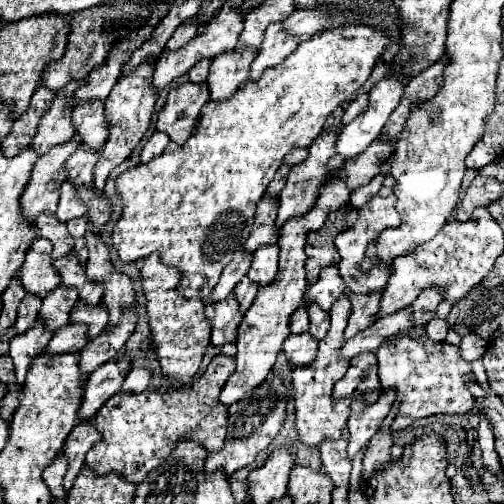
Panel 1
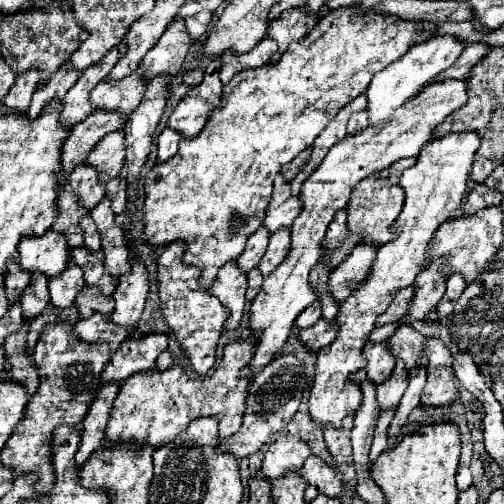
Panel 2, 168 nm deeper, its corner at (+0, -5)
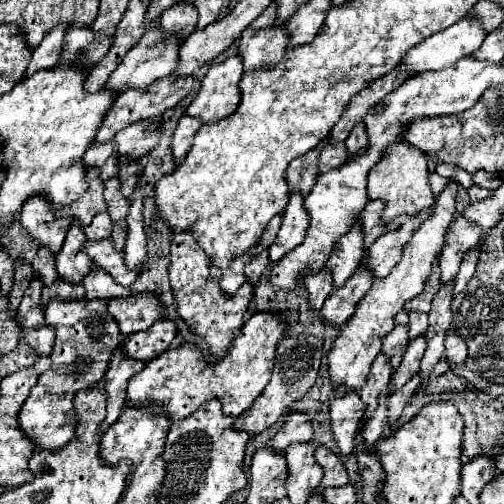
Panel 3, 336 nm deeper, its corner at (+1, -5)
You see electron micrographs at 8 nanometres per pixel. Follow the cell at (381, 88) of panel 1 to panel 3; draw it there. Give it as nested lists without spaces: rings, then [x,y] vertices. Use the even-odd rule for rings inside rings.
[[[467,17],[467,19],[461,19],[457,23],[453,23],[451,27],[435,33],[433,37],[427,37],[423,43],[415,45],[401,61],[401,69],[409,69],[411,75],[417,75],[417,73],[425,73],[425,71],[437,71],[437,69],[445,69],[449,65],[455,65],[461,57],[467,57],[471,53],[475,53],[483,39],[487,37],[487,31],[483,29],[481,21],[475,19],[475,17]]]

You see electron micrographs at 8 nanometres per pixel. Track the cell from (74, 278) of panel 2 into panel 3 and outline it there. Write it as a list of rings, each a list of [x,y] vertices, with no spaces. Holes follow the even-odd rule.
[[[75,219],[67,237],[65,237],[61,253],[57,253],[57,271],[59,271],[59,277],[67,283],[73,283],[73,285],[81,283],[83,277],[93,267],[91,257],[87,253],[83,253],[85,241],[87,241],[87,237],[83,233],[81,221]]]

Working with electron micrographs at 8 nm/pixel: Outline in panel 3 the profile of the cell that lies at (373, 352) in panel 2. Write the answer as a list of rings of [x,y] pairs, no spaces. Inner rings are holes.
[[[397,325],[393,329],[393,333],[387,333],[383,337],[381,353],[385,353],[391,359],[393,367],[397,367],[405,349],[407,349],[407,345],[409,345],[409,325]]]

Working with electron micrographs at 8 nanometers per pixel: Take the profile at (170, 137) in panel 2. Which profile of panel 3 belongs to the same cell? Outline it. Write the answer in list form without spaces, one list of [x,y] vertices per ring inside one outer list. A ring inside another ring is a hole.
[[[183,115],[177,129],[175,129],[175,135],[173,135],[173,157],[177,163],[181,163],[185,159],[185,155],[189,153],[191,145],[193,145],[193,137],[195,133],[201,129],[201,121],[197,117],[189,117],[189,115]]]

